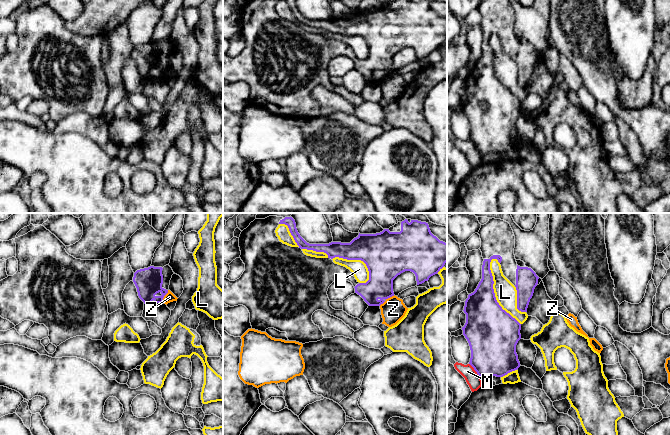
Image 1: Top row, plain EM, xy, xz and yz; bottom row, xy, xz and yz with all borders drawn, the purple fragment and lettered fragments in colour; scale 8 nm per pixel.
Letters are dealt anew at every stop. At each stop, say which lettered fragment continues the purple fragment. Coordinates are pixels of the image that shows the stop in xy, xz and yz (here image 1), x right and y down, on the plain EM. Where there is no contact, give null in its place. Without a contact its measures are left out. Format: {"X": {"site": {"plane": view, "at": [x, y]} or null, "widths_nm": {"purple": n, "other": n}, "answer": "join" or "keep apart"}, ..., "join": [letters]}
{"L": {"site": {"plane": "yz", "at": [493, 68]}, "widths_nm": {"purple": 340, "other": 180}, "answer": "keep apart"}, "M": {"site": {"plane": "yz", "at": [476, 147]}, "widths_nm": {"purple": 360, "other": 110}, "answer": "keep apart"}, "Z": {"site": {"plane": "xy", "at": [164, 71]}, "widths_nm": {"purple": 220, "other": 80}, "answer": "keep apart"}, "join": []}

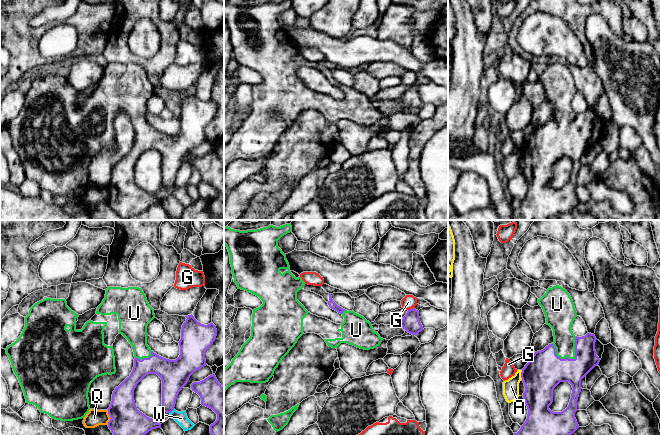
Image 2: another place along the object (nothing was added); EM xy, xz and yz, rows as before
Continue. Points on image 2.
{"A": {"site": {"plane": "yz", "at": [521, 151]}, "widths_nm": {"purple": 300, "other": 130}, "answer": "keep apart"}, "G": {"site": {"plane": "xz", "at": [411, 85]}, "widths_nm": {"purple": 150, "other": 110}, "answer": "keep apart"}, "Q": {"site": {"plane": "xy", "at": [110, 193]}, "widths_nm": {"purple": 280, "other": 140}, "answer": "keep apart"}, "U": {"site": {"plane": "yz", "at": [575, 132]}, "widths_nm": {"purple": 280, "other": 180}, "answer": "join"}, "W": {"site": {"plane": "xy", "at": [172, 186]}, "widths_nm": {"purple": 190, "other": 100}, "answer": "keep apart"}, "join": ["U"]}

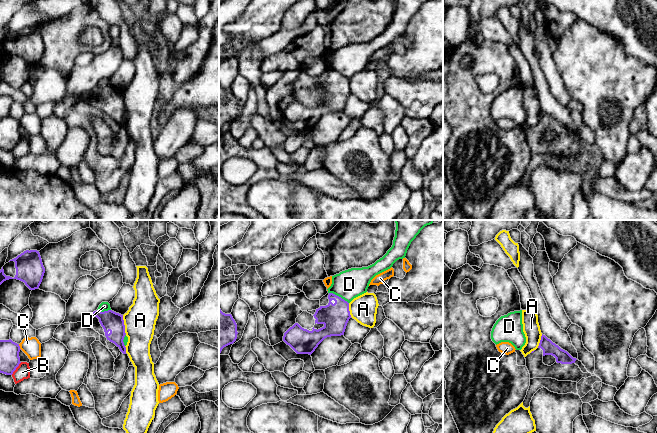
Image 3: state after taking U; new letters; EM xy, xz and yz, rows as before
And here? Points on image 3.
{"A": {"site": {"plane": "xy", "at": [124, 101]}, "widths_nm": {"purple": 160, "other": 260}, "answer": "keep apart"}, "B": {"site": {"plane": "xy", "at": [16, 143]}, "widths_nm": {"purple": 160, "other": 120}, "answer": "keep apart"}, "C": {"site": {"plane": "xy", "at": [19, 123]}, "widths_nm": {"purple": 160, "other": 150}, "answer": "keep apart"}, "D": {"site": {"plane": "xz", "at": [338, 72]}, "widths_nm": {"purple": 220, "other": 240}, "answer": "keep apart"}, "join": []}

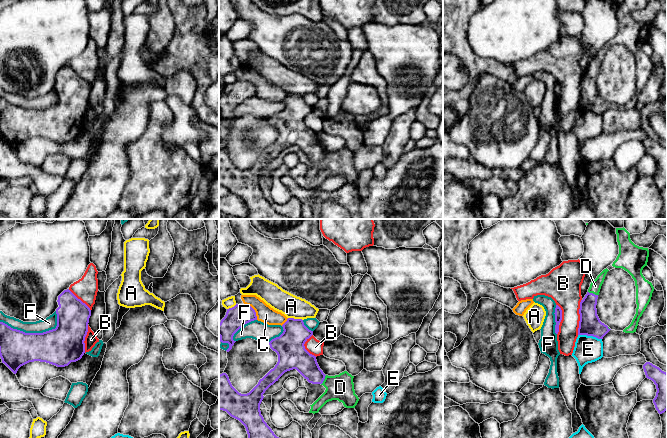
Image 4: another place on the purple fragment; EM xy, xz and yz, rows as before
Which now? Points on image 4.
{"A": {"site": {"plane": "xz", "at": [295, 95]}, "widths_nm": {"purple": 240, "other": 180}, "answer": "keep apart"}, "B": {"site": {"plane": "yz", "at": [580, 93]}, "widths_nm": {"purple": 170, "other": 240}, "answer": "keep apart"}, "C": {"site": {"plane": "xz", "at": [254, 86]}, "widths_nm": {"purple": 180, "other": 140}, "answer": "keep apart"}, "D": {"site": {"plane": "yz", "at": [592, 69]}, "widths_nm": {"purple": 170, "other": 90}, "answer": "join"}, "E": {"site": {"plane": "yz", "at": [590, 111]}, "widths_nm": {"purple": 170, "other": 220}, "answer": "keep apart"}, "F": {"site": {"plane": "xy", "at": [34, 109]}, "widths_nm": {"purple": 300, "other": 100}, "answer": "keep apart"}, "join": ["D"]}

